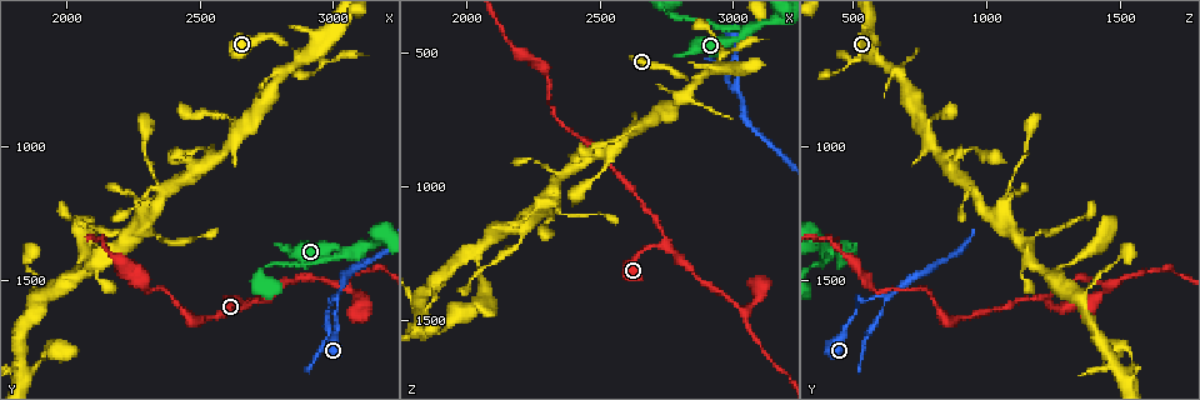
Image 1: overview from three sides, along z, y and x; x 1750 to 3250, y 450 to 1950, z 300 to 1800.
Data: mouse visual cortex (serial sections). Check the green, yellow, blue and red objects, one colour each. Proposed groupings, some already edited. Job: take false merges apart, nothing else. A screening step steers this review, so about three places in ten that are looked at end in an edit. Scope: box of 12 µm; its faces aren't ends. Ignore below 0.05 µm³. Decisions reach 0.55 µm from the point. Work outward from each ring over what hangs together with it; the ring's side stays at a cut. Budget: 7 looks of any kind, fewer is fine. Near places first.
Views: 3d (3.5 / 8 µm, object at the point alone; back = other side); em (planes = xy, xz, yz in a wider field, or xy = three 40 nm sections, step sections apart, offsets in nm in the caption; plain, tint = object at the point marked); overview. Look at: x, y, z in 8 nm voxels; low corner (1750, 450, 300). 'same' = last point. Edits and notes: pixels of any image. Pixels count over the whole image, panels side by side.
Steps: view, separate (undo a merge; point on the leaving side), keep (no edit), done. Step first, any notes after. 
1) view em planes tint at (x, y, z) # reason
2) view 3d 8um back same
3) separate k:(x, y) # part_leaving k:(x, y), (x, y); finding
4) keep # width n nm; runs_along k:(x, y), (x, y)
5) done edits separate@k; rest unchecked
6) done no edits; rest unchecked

view 3d 3.5um at (3020, 1550, 610) # arms part here

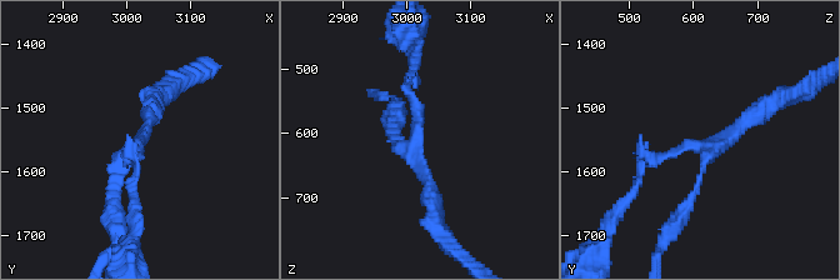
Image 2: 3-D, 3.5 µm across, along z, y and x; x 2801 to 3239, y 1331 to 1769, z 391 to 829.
view em planes tint at (3020, 1560, 615) # arms 3; arm_widths 150, 150, 250 nm

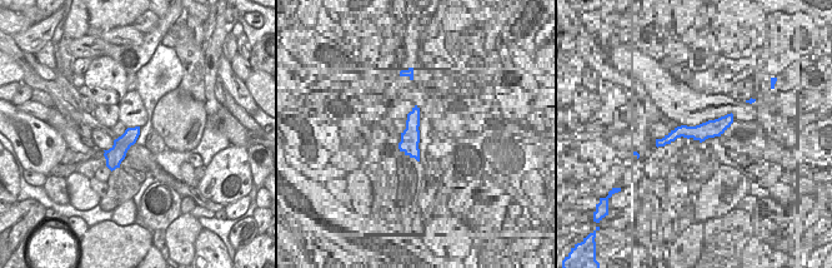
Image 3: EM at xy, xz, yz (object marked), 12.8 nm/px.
keep # runs_along 2:(640, 171), (771, 105); all the same cell

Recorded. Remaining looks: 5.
view 3d 3.5um at (2730, 1570, 1230) # a fork

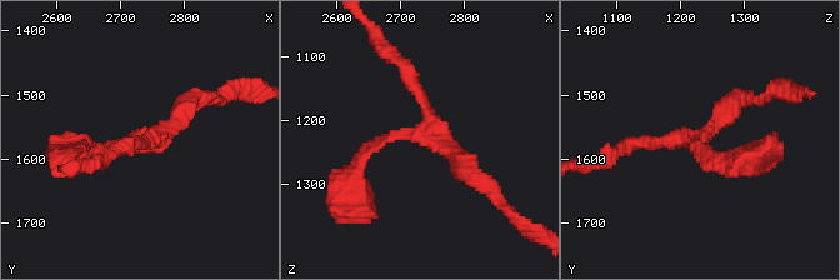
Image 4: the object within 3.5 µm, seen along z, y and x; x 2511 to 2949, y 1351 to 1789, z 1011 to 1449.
view em xy step 1 tint at (2735, 1570, 1215) # arms 3; arm_widths 200, 200, 250 nm; need the tissue

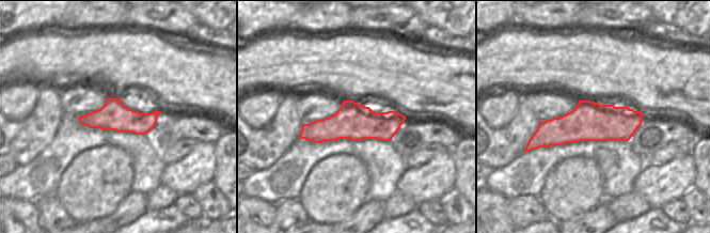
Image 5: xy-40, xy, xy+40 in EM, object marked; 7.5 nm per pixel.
keep # runs_along 5:(640, 114), (552, 131), (531, 146); continuous, no second cell

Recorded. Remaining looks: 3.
view 3d 8um at (3040, 1390, 410) # a fork

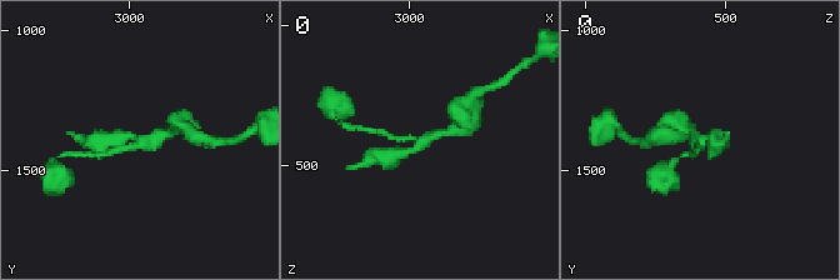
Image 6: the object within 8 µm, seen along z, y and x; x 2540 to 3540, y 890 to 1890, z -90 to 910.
view em xy step 1 tint at (3040, 1390, 420) # arms 3; arm_widths 150, 250, 400 nm

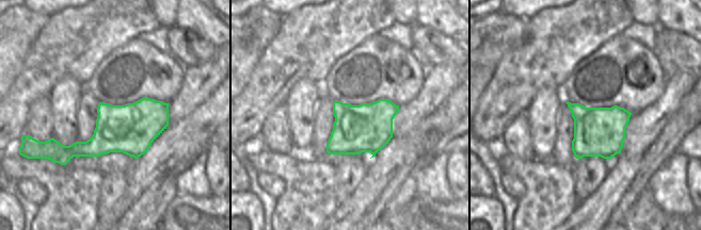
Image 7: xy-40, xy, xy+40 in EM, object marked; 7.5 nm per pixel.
keep # width 360 nm; runs_along 6:(390, 155), (453, 130); one cell here

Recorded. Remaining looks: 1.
done no edits; rest unchecked

